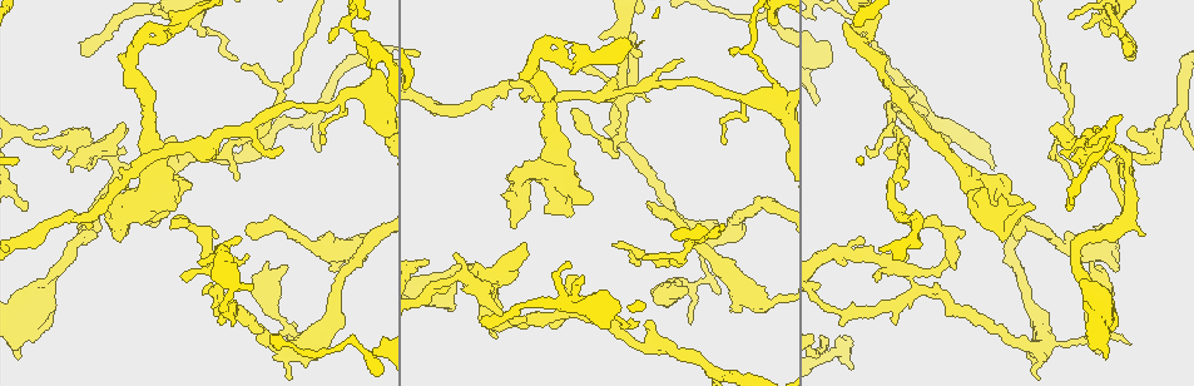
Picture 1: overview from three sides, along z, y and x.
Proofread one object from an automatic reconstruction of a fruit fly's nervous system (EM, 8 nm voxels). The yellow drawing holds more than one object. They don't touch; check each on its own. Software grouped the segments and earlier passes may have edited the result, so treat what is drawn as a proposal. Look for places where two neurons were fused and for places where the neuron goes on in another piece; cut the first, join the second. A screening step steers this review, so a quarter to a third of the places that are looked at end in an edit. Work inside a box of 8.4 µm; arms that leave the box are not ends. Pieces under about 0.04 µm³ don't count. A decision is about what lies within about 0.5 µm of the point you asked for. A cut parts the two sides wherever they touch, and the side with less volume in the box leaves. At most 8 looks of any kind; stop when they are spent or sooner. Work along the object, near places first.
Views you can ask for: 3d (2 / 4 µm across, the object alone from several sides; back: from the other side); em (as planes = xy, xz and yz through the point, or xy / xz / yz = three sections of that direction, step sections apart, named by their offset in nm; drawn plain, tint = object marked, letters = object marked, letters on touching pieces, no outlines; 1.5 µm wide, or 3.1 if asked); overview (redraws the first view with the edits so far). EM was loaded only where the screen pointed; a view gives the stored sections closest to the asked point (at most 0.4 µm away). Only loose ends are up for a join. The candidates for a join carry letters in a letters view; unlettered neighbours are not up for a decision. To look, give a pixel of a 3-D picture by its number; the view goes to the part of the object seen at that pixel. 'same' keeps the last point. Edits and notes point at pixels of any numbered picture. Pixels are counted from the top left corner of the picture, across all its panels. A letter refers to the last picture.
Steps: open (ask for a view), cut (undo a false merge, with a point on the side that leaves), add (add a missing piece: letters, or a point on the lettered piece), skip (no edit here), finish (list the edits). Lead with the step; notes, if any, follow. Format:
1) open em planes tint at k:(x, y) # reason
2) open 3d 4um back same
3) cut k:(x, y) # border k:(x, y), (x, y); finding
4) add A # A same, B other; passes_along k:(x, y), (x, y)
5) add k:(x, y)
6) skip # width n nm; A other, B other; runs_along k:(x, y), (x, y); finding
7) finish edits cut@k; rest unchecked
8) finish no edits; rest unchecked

open em planes letters at 1:(755, 300) # thick turns thin

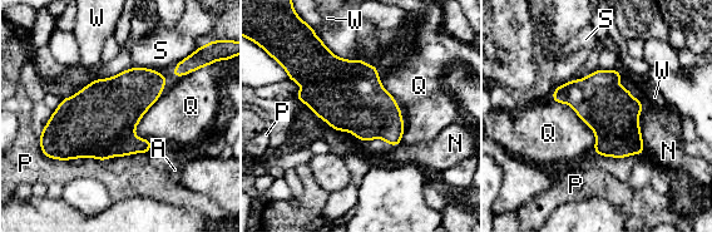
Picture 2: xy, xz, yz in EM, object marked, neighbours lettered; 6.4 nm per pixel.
skip # longest_contact Q 500 nm; A other, N other, P other, Q other, S other, W other; one neuron here

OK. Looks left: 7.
open em xy step 4 tint at 1:(523, 249) # an open end

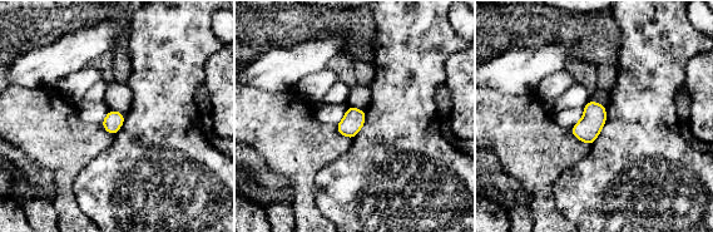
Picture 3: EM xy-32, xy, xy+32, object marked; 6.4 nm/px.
open em planes letters same # another direction

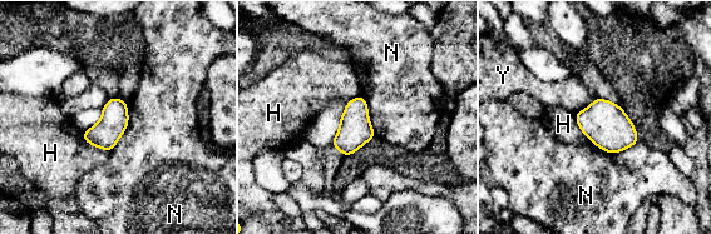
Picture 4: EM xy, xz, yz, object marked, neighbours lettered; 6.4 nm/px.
skip # H other, N other, Y other; border 4:(128, 104), (127, 129), (108, 152); none of them fits

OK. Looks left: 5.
open em yz step 4 tint at 1:(119, 174) # three arms meet

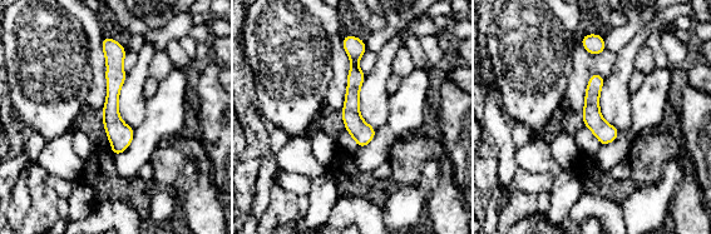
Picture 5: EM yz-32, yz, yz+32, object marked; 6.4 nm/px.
open em planes tint same

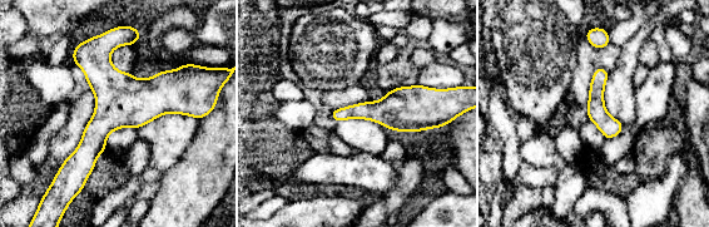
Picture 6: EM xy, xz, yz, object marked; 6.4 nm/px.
open em planes letters same

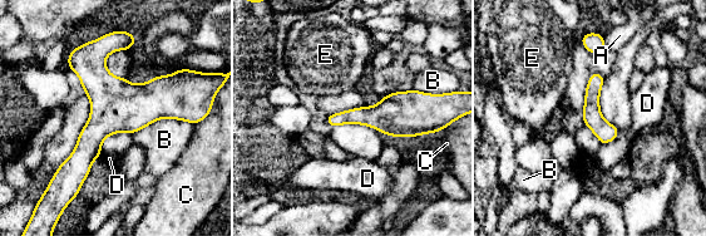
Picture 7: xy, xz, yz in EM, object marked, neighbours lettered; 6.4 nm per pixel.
skip # A other, B other, C other, D other, E other; one neuron here

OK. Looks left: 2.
finish no edits; rest unchecked

